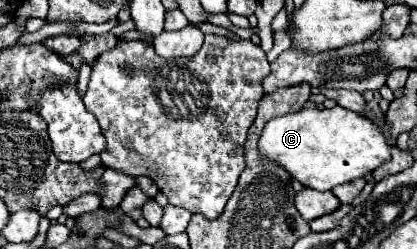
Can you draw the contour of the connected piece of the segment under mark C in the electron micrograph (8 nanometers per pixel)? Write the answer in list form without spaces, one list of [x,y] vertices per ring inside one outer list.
[[[334,106],[334,108],[302,108],[296,114],[284,114],[268,120],[258,140],[258,154],[262,160],[266,158],[268,162],[282,166],[294,180],[300,180],[306,188],[332,190],[338,184],[362,178],[366,172],[376,170],[382,162],[390,158],[390,148],[386,136],[376,124],[372,124],[368,118],[352,110]]]

